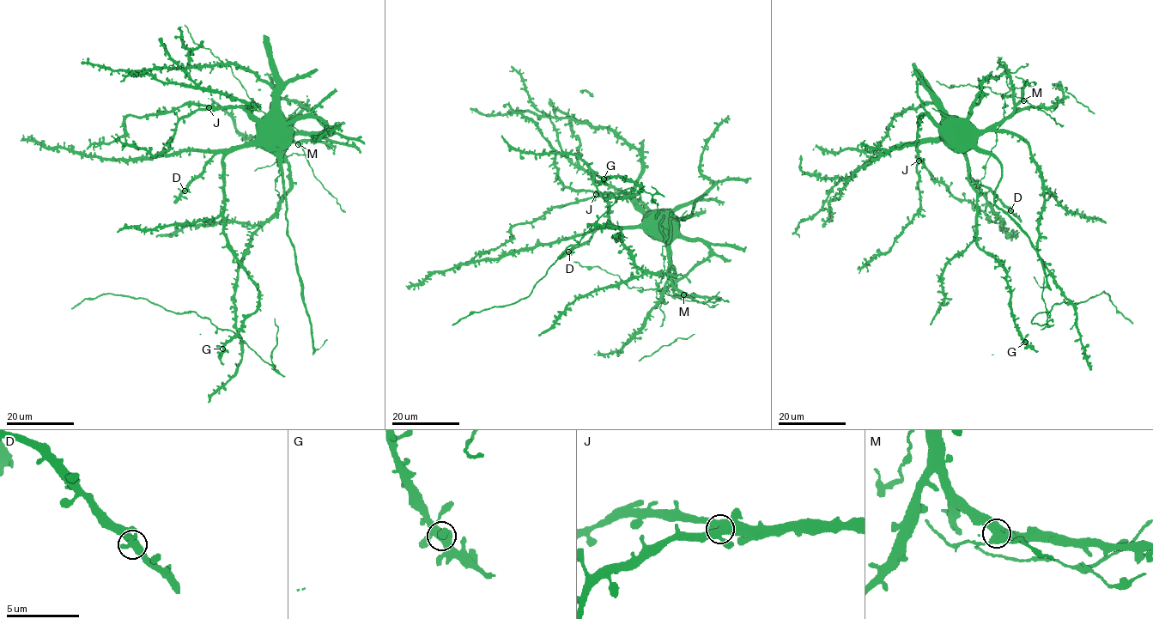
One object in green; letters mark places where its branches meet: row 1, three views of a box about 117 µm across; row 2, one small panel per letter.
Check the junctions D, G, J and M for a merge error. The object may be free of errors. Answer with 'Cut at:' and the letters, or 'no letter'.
Cut at: M

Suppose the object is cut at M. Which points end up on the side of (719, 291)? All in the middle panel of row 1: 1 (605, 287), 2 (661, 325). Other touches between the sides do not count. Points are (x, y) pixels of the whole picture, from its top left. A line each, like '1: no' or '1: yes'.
1: no
2: yes

